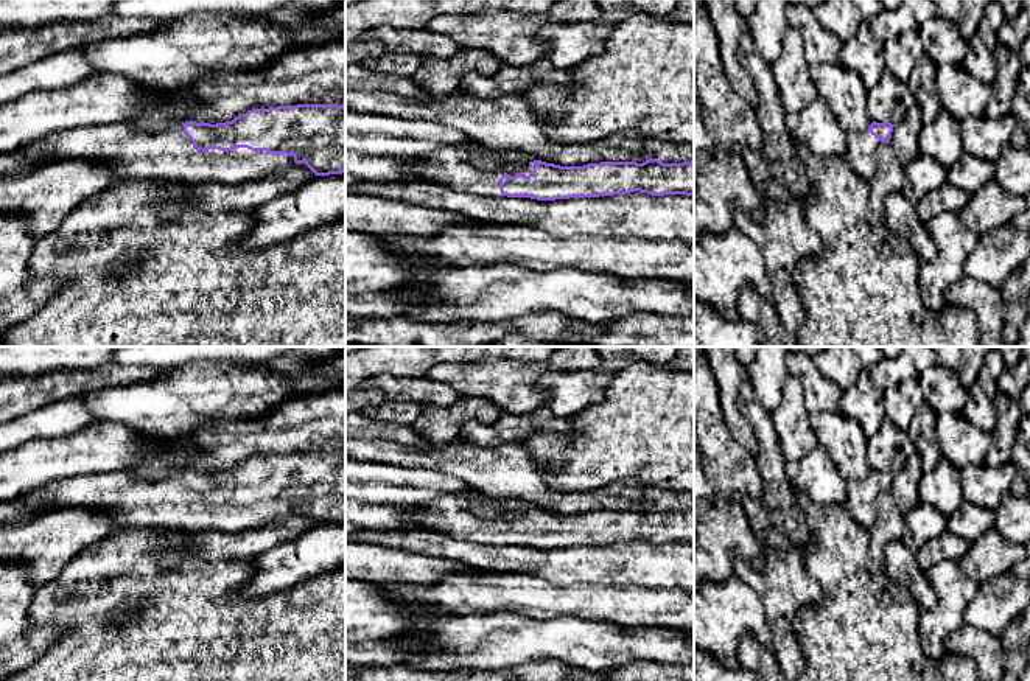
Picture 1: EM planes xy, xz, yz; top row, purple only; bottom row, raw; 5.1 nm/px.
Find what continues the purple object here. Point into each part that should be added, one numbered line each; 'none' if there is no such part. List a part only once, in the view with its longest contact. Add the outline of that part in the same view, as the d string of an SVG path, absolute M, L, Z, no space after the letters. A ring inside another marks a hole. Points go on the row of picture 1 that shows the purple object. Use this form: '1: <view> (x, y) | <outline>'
1: xy (133, 154) | M126 123L86 126L48 135L17 152L0 155L0 176L25 157L90 159L109 163L115 179L166 179L180 182L213 180L241 183L282 177L296 163L293 155L238 148L198 152L184 126L173 131L143 132Z

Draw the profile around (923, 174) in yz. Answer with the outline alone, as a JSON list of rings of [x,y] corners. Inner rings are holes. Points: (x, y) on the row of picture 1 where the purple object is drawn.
[[[918,154],[904,168],[904,185],[901,193],[918,204],[926,194],[948,182],[948,169],[930,155]]]

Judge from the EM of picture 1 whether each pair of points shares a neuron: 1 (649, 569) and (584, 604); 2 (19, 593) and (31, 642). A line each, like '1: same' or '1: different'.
1: different
2: same

